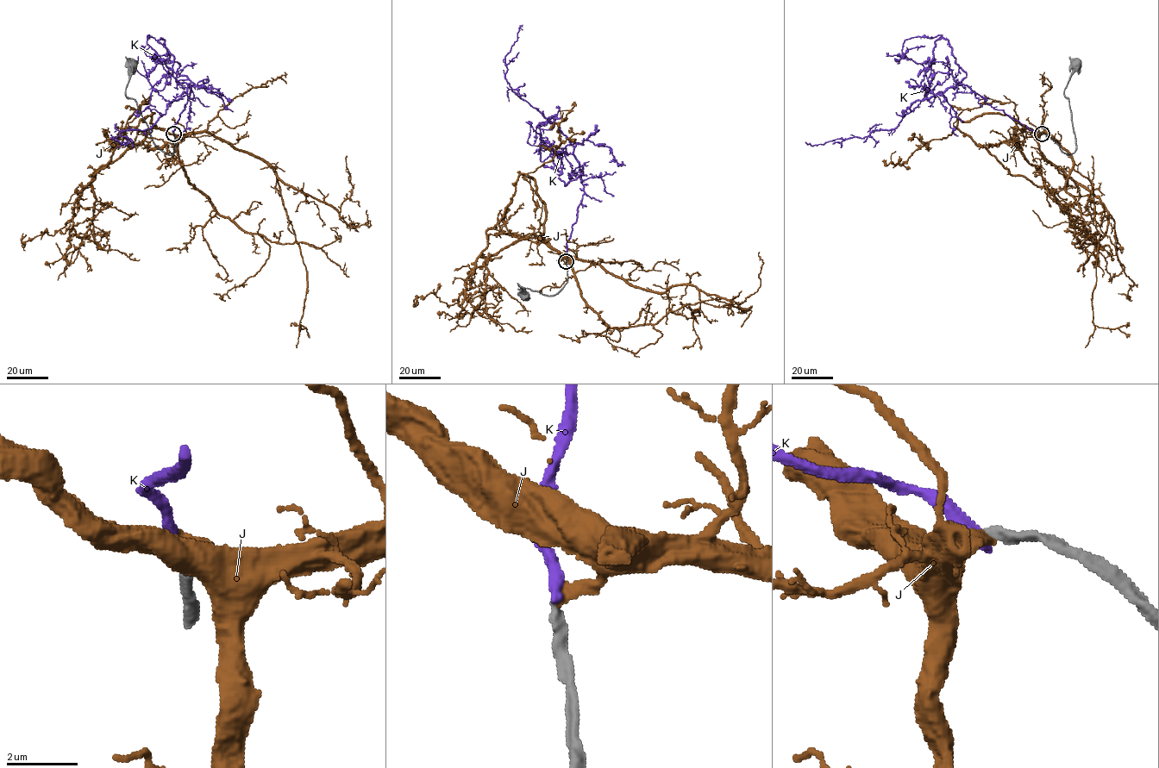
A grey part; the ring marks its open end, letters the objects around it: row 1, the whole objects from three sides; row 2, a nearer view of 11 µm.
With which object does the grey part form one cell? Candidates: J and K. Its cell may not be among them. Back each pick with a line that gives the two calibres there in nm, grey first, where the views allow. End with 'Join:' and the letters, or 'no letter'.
J: 320 nm thick on the grey side, 280 nm on the other
Join: J

